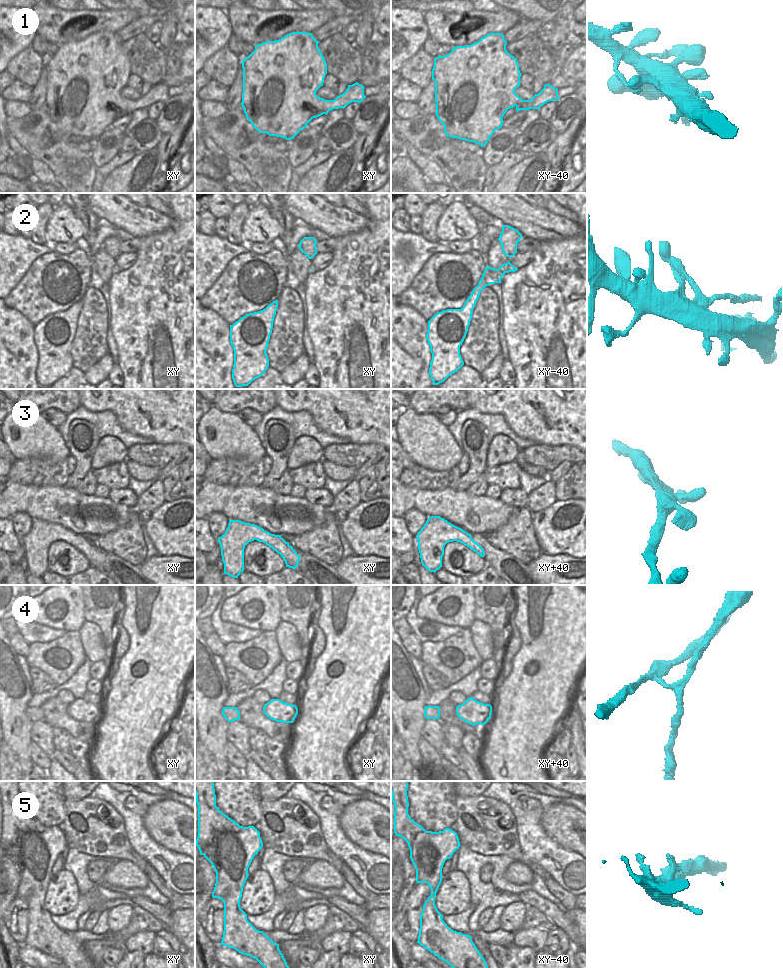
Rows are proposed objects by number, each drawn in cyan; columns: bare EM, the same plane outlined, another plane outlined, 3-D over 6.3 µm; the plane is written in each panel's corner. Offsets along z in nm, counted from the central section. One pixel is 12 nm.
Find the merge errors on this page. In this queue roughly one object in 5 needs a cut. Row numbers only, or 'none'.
4

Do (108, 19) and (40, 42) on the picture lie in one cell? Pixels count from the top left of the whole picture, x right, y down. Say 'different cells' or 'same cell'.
different cells

